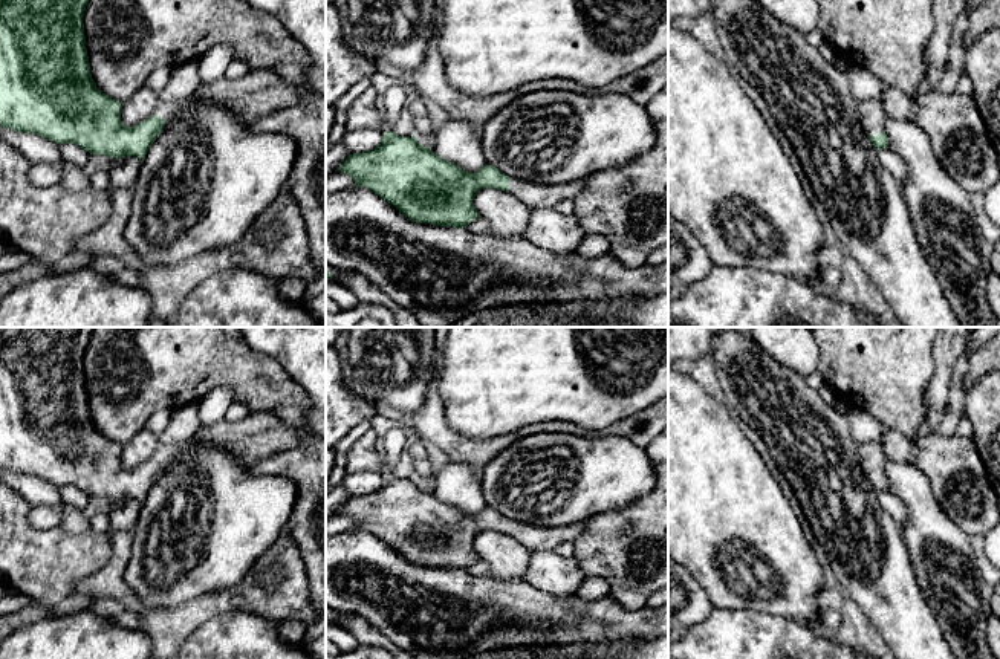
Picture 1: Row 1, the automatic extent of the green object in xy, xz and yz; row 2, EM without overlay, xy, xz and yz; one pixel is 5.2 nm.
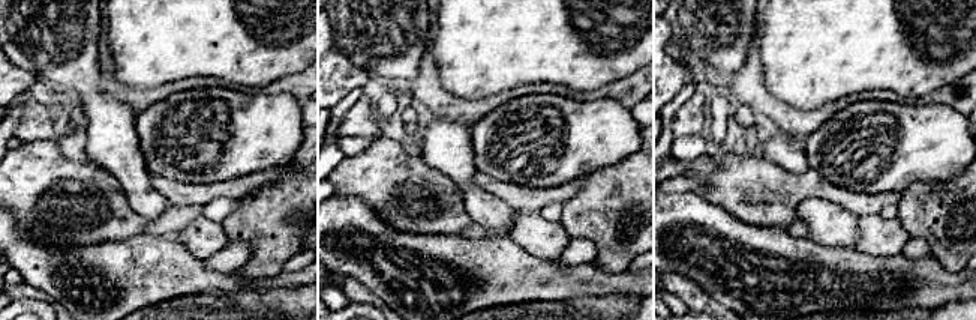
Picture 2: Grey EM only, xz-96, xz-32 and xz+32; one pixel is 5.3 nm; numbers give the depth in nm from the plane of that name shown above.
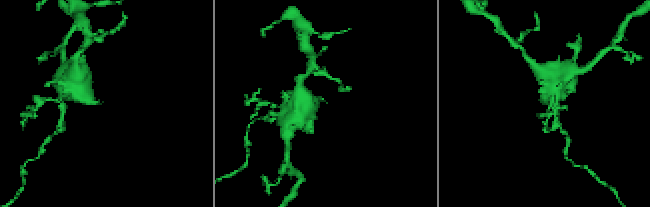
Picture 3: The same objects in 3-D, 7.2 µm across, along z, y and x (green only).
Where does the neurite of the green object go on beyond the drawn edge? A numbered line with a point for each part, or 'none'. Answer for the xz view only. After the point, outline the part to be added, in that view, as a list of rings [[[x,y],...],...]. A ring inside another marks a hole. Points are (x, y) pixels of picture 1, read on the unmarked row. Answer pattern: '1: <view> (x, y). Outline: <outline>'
1: xz (534, 538). Outline: [[[511,520],[509,535],[514,535],[531,552],[554,550],[564,541],[575,541],[586,526],[587,521],[563,528],[540,528]]]

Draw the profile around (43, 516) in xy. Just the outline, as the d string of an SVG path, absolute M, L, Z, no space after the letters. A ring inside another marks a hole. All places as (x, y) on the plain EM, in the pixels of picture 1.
M61 505L31 506L29 517L31 517L31 523L38 526L38 528L44 528L44 529L60 528L61 520L63 520L63 508L61 508Z

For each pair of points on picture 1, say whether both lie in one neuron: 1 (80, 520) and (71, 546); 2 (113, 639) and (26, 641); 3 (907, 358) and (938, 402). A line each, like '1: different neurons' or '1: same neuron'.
1: different neurons
2: same neuron
3: different neurons

